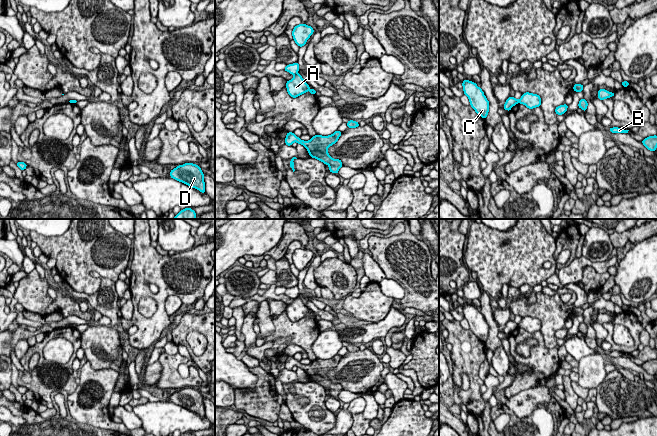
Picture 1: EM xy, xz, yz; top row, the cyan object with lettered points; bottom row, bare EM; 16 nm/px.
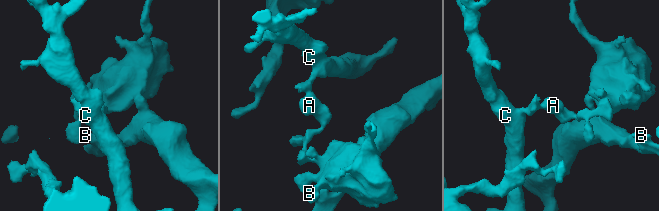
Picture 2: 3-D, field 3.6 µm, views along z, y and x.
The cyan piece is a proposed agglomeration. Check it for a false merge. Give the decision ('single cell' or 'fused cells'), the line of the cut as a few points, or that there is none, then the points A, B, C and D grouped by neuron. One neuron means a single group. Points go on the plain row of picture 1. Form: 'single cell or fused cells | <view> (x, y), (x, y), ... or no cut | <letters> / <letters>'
fused cells | xz (296, 297), (294, 299) | A B D / C

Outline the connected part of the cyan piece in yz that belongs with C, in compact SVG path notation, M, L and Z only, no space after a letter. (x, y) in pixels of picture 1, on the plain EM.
M464 304L462 306L464 318L468 321L470 330L475 334L475 336L486 343L489 336L489 325L487 324L484 316L476 307L469 304Z

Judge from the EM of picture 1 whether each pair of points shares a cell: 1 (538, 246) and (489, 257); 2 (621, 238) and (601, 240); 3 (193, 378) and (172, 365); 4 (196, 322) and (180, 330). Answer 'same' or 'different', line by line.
1: same
2: different
3: same
4: same

